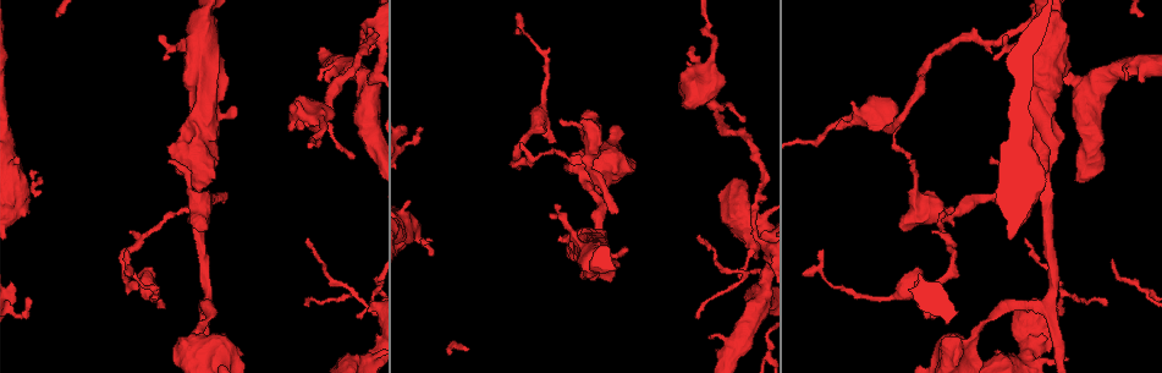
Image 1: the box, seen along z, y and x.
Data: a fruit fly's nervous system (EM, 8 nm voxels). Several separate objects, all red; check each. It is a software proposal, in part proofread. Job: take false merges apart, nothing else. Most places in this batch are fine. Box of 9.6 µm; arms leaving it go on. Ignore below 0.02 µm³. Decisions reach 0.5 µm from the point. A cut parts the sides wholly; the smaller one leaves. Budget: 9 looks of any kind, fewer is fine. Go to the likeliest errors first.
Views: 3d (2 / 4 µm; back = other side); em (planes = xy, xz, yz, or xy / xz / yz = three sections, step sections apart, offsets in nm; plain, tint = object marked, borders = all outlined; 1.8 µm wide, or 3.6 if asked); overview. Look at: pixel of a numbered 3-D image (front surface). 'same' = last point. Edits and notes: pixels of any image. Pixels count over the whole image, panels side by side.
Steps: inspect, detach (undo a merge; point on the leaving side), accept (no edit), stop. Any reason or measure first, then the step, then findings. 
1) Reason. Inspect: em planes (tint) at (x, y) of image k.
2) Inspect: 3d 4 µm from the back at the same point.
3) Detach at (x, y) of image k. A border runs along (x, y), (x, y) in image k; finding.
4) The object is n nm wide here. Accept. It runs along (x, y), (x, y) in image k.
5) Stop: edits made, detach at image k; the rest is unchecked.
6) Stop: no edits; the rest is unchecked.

Thick turns thin. Inspect: em xz step 16 (tint) at (949, 212) of image 1.

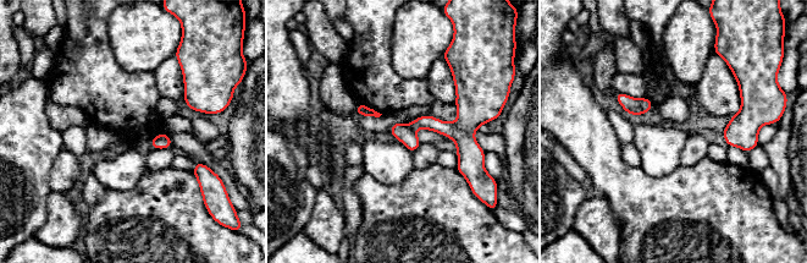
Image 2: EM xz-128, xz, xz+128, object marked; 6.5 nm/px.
The object is 120 nm wide here. Detach at (399, 131) of image 2. A border runs along (405, 125), (413, 131) in image 2; two cells meet here.

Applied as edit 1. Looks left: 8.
Redraw. Inspect: overview.

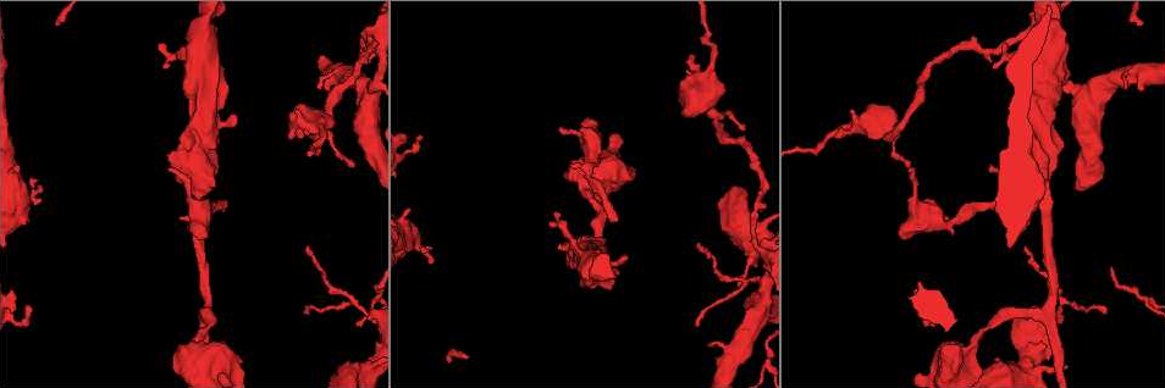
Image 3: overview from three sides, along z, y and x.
Three-way junction. Inspect: 3d 4 µm at (1030, 29) of image 3.

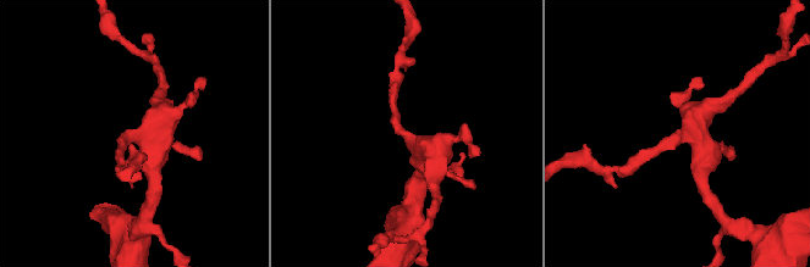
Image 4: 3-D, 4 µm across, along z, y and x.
3 arms meet here; the arms are 170, 240, 280 nm wide; shape alone is not enough. Inspect: em planes (tint) at (680, 133) of image 4.

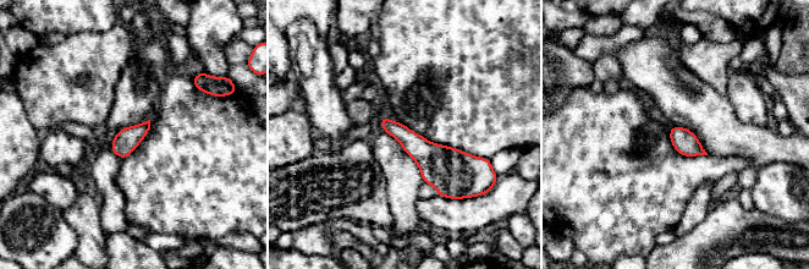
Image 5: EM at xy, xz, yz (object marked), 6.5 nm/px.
The object is 160 nm wide here. Accept. All the same cell.

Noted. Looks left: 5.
Calibre changes. Inspect: em xz step 16 (tint) at (323, 128) of image 3.

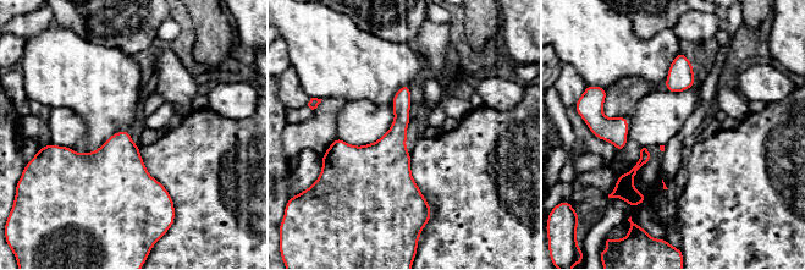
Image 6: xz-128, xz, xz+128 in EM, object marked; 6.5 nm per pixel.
Accept. All the same cell.

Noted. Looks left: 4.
Three-way junction. Inspect: 3d 4 µm at (763, 305) of image 3.

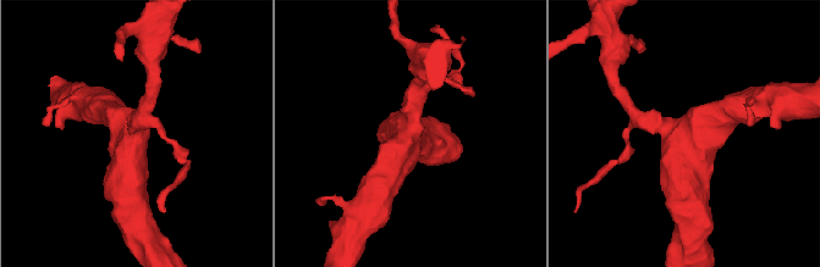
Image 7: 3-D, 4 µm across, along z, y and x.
3 arms meet here; the arms are 220, 380, 550 nm wide. Inspect: em 3.6 µm planes (tint) at (131, 137) of image 7.

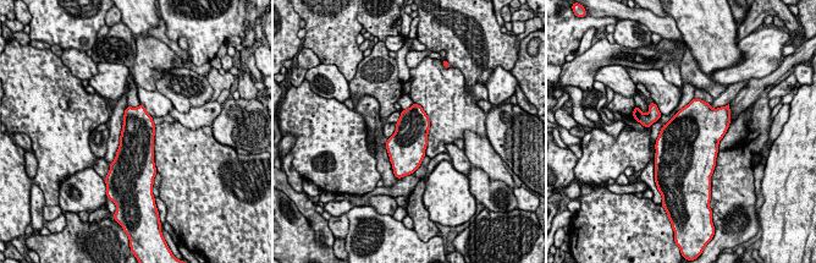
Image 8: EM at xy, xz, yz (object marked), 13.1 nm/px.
Accept. One cell here.

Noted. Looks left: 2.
Stop: edits made, detach at image 2; the rest is unchecked.

